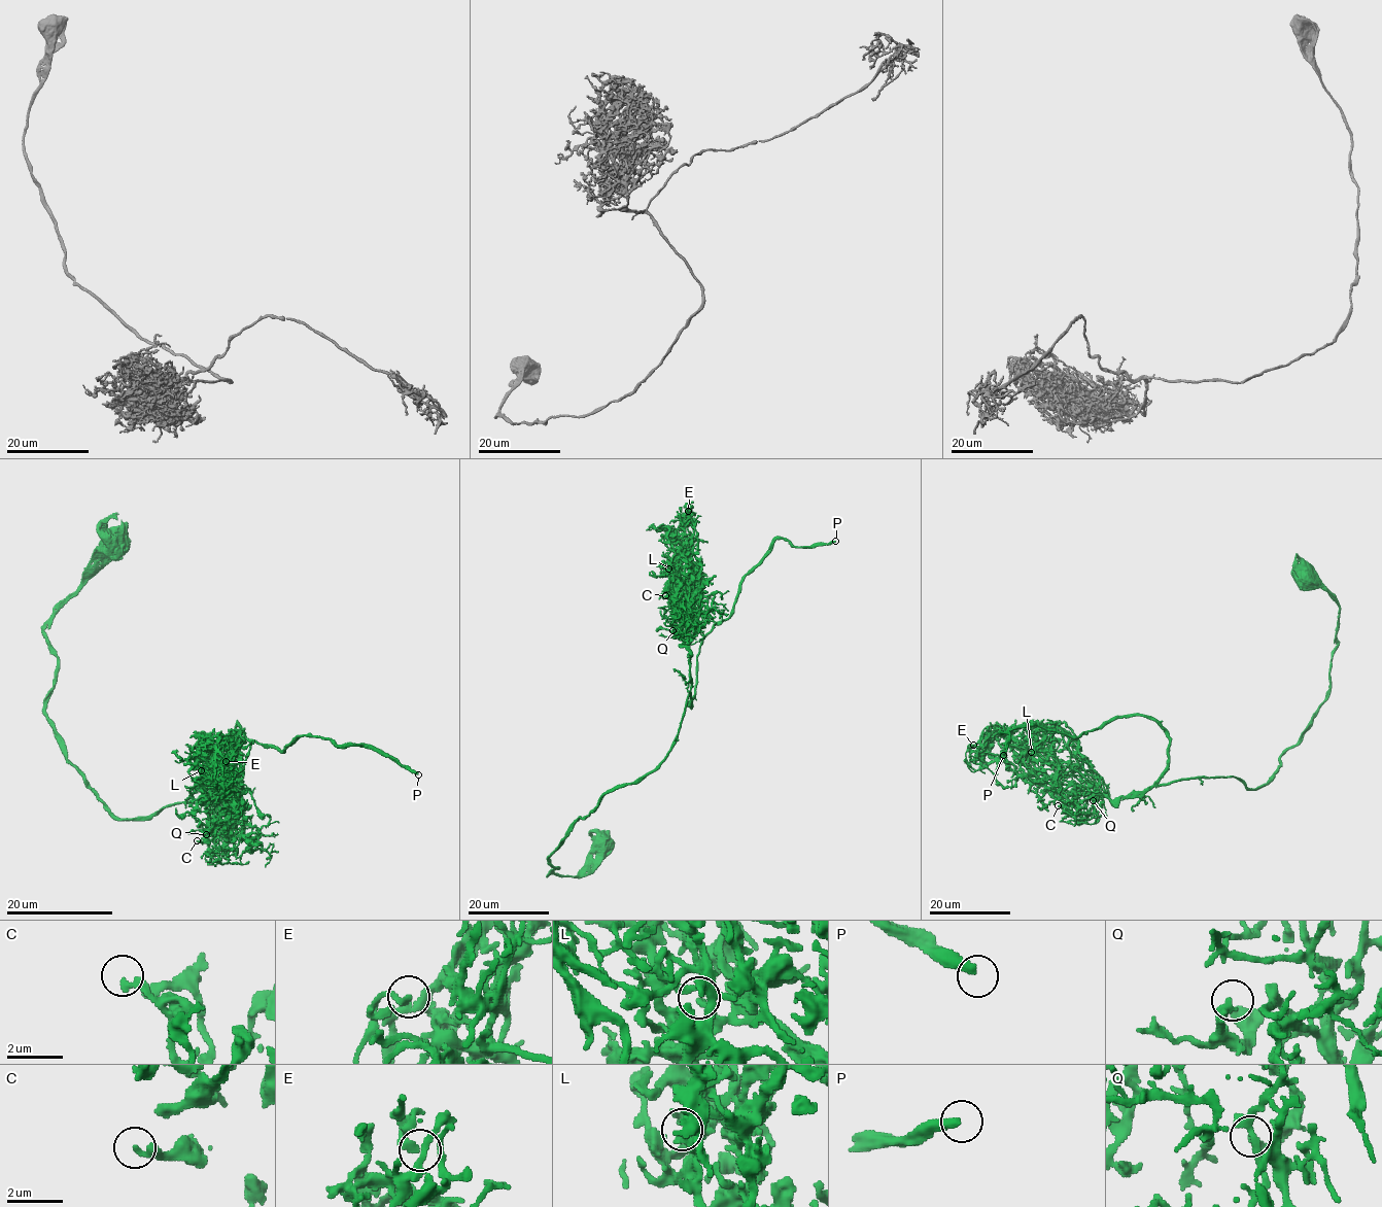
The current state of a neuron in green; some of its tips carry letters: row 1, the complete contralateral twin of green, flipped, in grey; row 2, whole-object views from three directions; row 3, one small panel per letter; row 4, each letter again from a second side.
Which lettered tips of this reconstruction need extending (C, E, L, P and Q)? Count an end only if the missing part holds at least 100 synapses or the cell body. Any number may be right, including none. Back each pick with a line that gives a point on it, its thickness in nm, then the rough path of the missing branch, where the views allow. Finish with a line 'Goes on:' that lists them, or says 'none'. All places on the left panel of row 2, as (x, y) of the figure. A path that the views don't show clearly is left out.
P: Place: (418, 774). Thickness 360 nm
Q: Place: (206, 834). Thickness 320 nm. Course of what is missing: (206, 834), (203, 840), (191, 850), (194, 875), (170, 887)
Goes on: P, Q

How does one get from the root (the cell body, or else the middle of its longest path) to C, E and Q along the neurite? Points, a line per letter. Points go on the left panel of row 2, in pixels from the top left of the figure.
C: (112, 545), (45, 624), (45, 718), (114, 816), (201, 802), (230, 818), (197, 840)
E: (112, 545), (44, 628), (63, 755), (119, 818), (212, 803), (229, 832), (243, 804), (225, 793), (226, 761)
Q: (112, 545), (45, 624), (57, 658), (45, 718), (114, 816), (212, 803), (229, 832), (214, 806), (206, 834)

